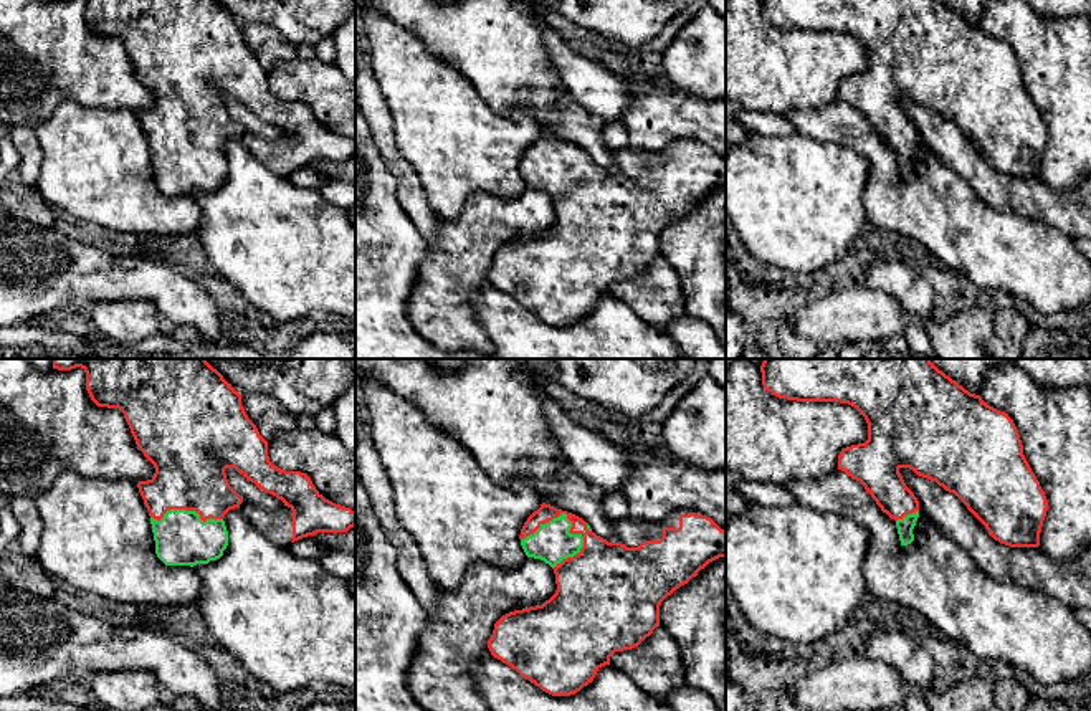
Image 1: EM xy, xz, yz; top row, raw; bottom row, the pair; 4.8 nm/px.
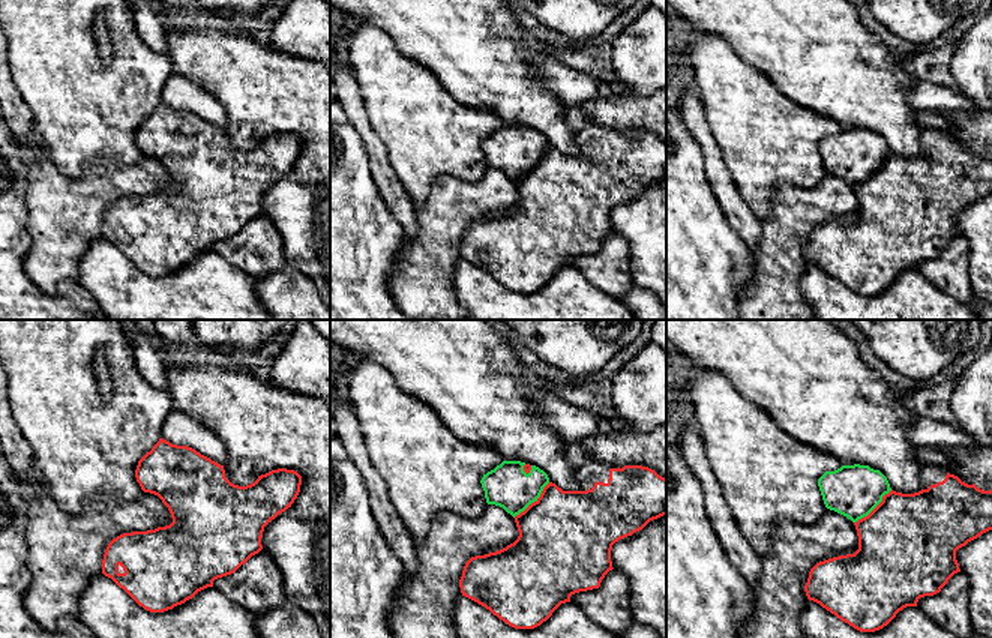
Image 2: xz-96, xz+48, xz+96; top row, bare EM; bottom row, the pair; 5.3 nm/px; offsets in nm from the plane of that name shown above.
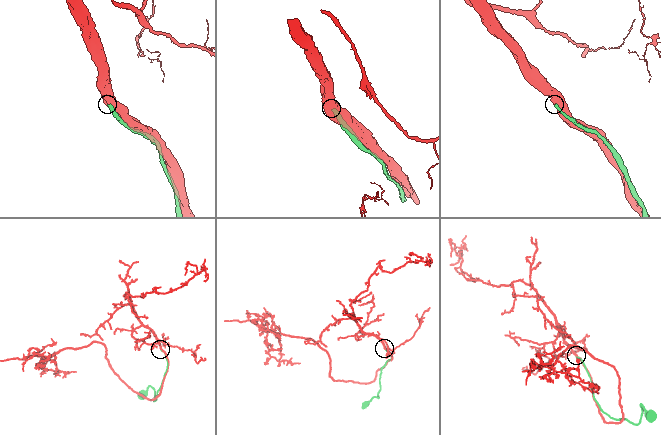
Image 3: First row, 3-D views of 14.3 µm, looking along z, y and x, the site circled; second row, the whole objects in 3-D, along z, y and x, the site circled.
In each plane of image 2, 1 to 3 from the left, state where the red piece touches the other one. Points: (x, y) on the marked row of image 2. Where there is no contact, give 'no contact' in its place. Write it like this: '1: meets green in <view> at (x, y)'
1: no contact
2: meets green in xz+48 at (533, 502)
3: meets green in xz+96 at (874, 508)

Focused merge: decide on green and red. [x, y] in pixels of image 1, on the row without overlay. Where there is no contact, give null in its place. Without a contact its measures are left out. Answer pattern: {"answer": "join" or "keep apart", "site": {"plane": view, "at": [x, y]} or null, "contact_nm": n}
{"answer": "join", "site": {"plane": "xz", "at": [562, 143]}, "contact_nm": 320}

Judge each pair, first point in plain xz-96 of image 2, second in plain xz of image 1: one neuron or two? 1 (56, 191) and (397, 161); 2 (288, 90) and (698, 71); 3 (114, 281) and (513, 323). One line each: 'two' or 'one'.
1: two
2: two
3: one

